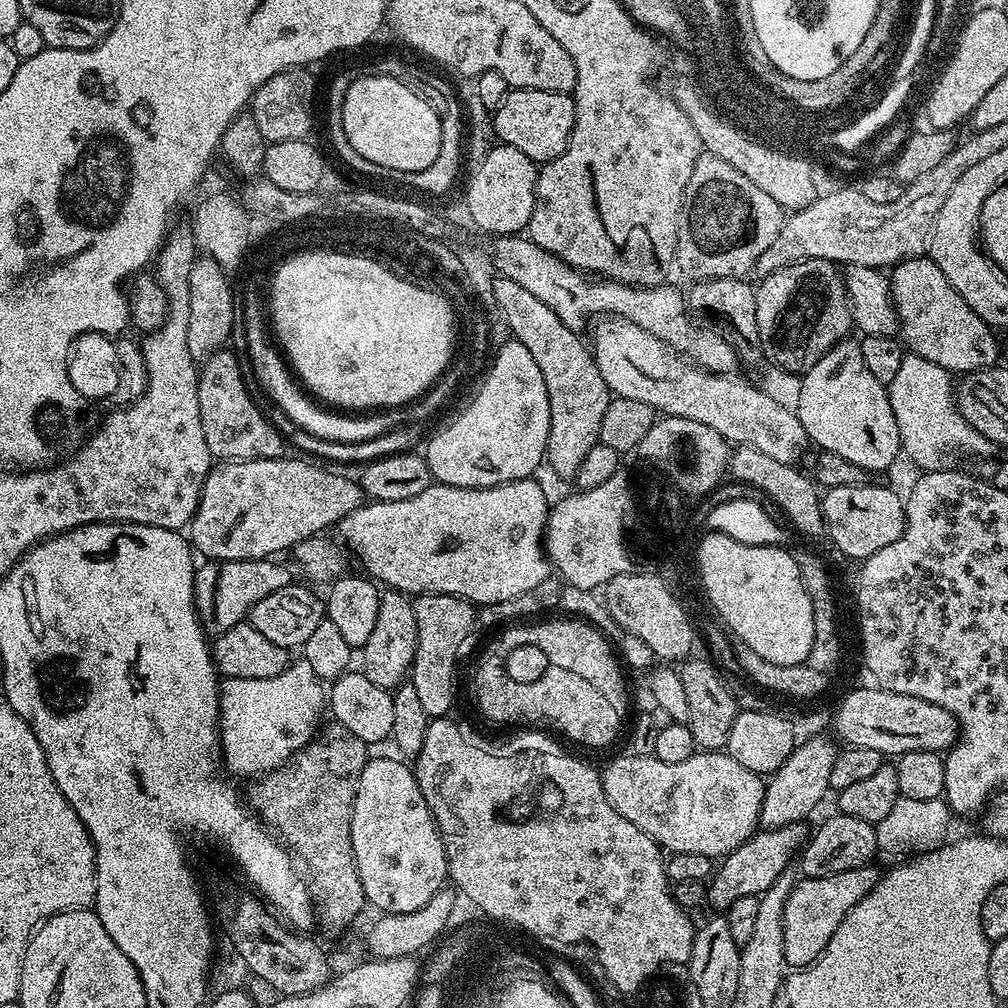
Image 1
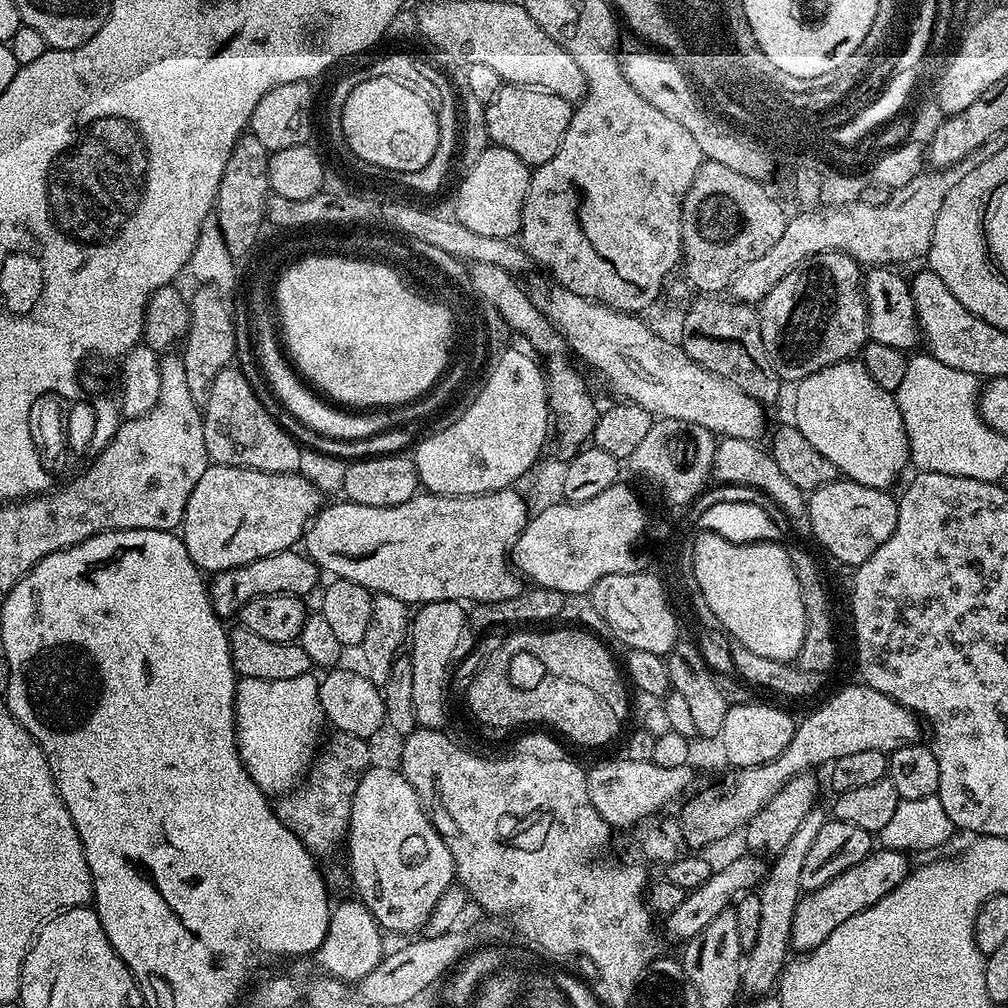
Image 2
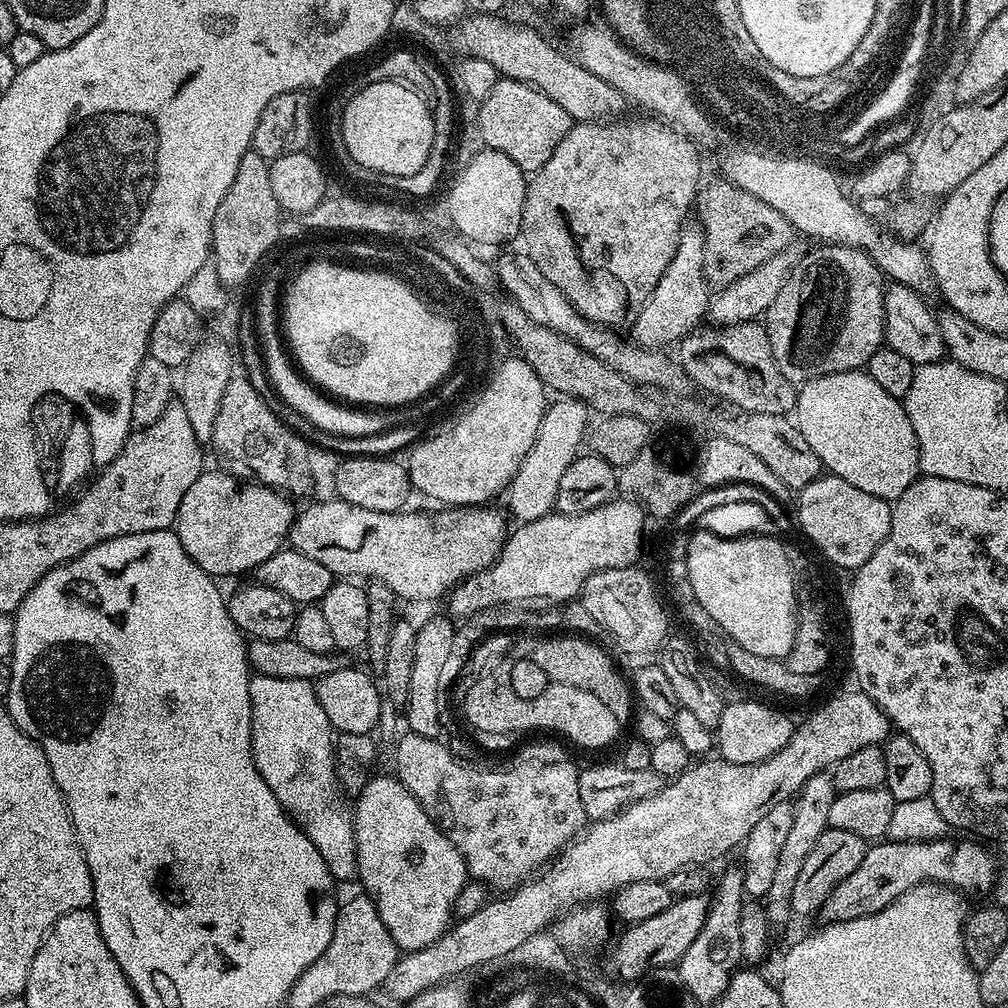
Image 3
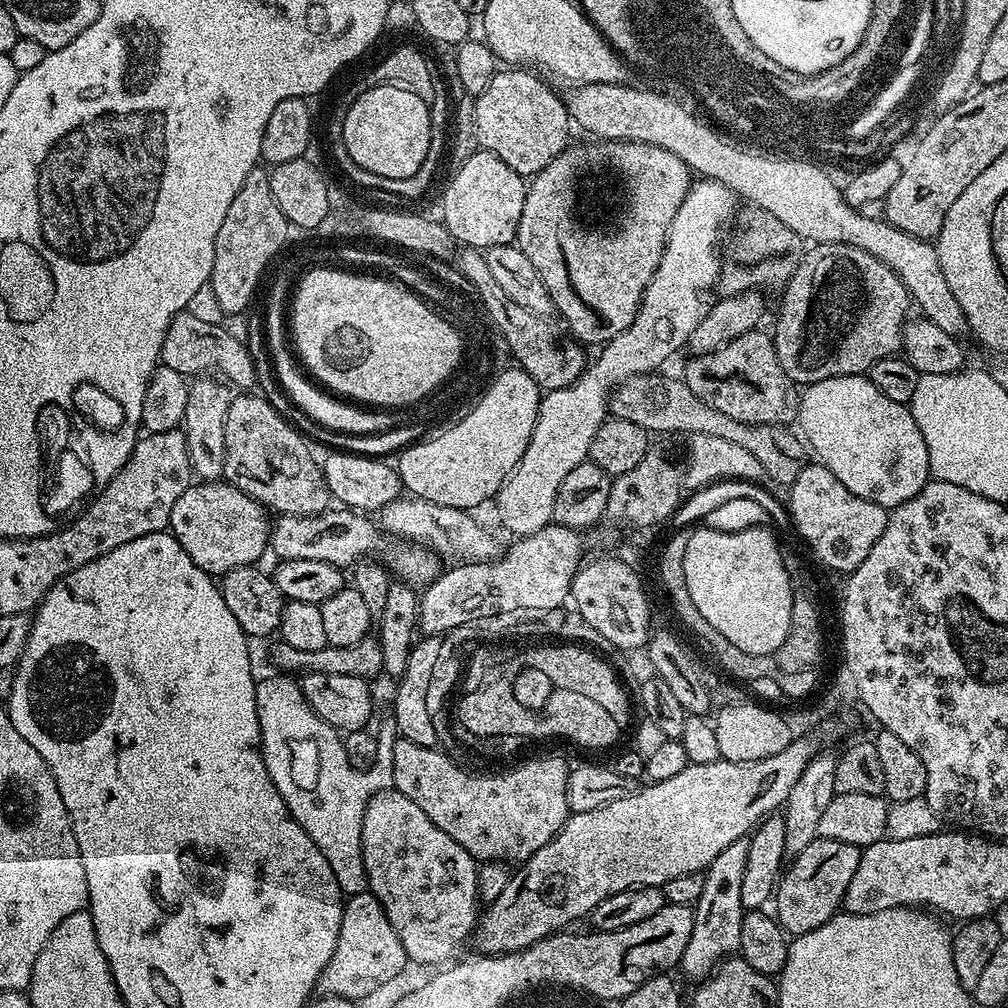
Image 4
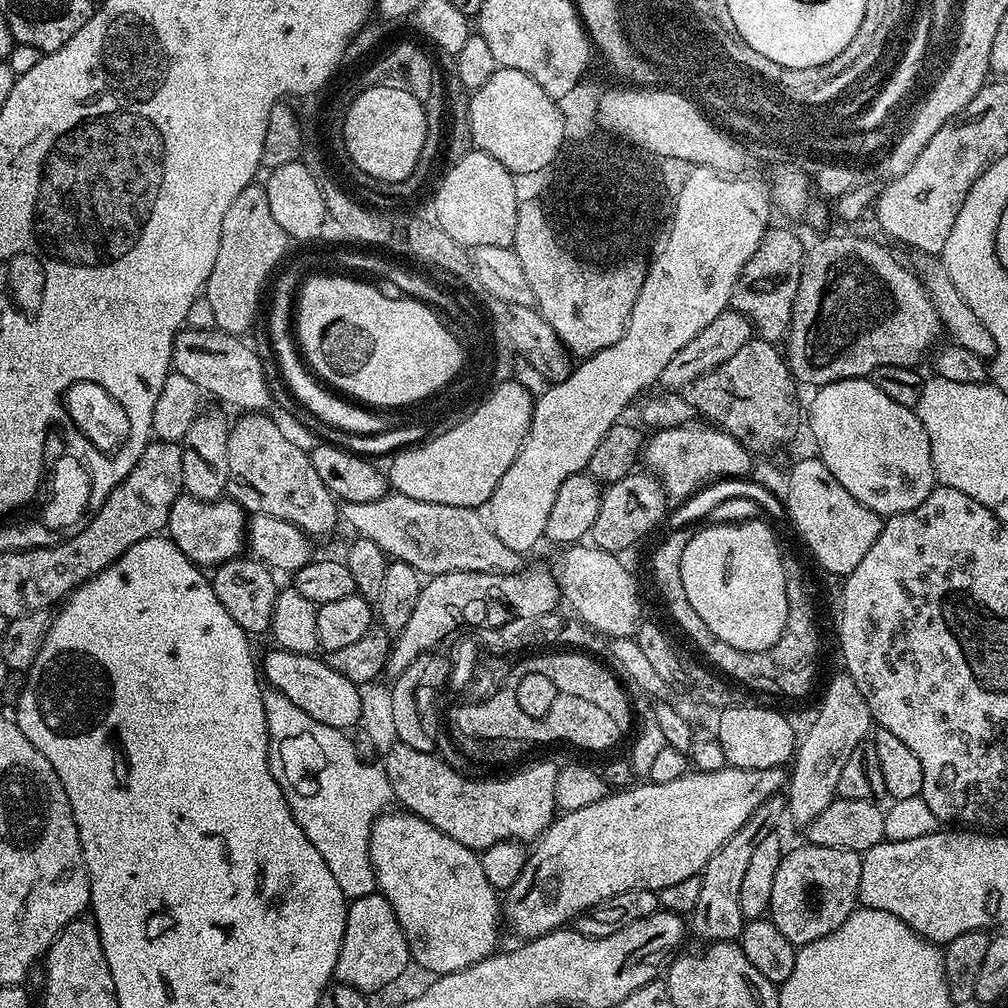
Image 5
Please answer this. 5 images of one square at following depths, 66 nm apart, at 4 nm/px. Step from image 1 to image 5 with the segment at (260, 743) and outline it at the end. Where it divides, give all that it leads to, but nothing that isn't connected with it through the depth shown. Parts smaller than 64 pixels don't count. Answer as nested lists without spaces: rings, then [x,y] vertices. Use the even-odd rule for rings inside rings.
[[[276,688],[265,691],[264,709],[268,723],[268,765],[284,792],[298,826],[302,826],[302,834],[306,834],[306,838],[314,842],[314,850],[318,850],[326,866],[330,866],[330,874],[334,874],[345,898],[353,901],[377,891],[368,839],[374,822],[394,800],[392,787],[383,767],[376,762],[365,762],[356,753],[353,737],[345,729],[325,726],[310,718],[306,710],[298,710],[298,706],[294,706],[294,702],[290,702],[290,698],[286,698],[286,694]]]

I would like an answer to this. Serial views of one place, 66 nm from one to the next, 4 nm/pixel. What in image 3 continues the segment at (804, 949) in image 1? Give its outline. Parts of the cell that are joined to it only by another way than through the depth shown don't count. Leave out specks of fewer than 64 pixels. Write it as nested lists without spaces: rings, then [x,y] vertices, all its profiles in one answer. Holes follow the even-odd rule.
[[[972,838],[948,839],[873,843],[862,858],[862,866],[858,866],[850,878],[842,878],[842,882],[830,890],[818,913],[819,919],[822,918],[824,924],[837,924],[862,918],[866,914],[878,914],[878,910],[890,906],[899,896],[919,884],[943,884],[961,894],[969,894],[984,892],[991,884],[993,887],[997,883],[996,860],[983,848],[983,843]]]

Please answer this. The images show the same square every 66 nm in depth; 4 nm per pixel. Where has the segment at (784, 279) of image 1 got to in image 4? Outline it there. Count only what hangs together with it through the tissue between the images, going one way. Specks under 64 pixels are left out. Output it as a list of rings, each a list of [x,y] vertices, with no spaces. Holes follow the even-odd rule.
[[[818,244],[809,249],[787,277],[788,285],[780,300],[780,317],[774,331],[778,362],[782,362],[782,370],[792,383],[807,386],[822,382],[822,378],[858,376],[867,373],[874,362],[897,355],[904,342],[910,297],[894,270],[878,262],[874,254],[866,254],[866,250],[854,246]]]

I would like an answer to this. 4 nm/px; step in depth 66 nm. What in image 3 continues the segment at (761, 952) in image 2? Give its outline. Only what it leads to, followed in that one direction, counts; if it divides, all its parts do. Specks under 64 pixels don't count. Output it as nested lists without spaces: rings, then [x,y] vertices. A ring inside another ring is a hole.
[[[822,771],[809,778],[794,797],[792,804],[794,823],[791,824],[786,843],[782,846],[780,857],[778,857],[778,866],[774,870],[774,878],[770,881],[770,890],[766,897],[768,921],[773,926],[779,926],[779,924],[786,923],[788,919],[793,919],[790,894],[794,890],[794,882],[798,880],[802,862],[806,862],[806,854],[810,854],[810,850],[814,850],[814,842],[818,842],[818,838],[822,838],[824,831],[829,828],[830,805],[834,803],[836,795],[838,793],[835,786],[832,785],[831,775],[827,771]]]

